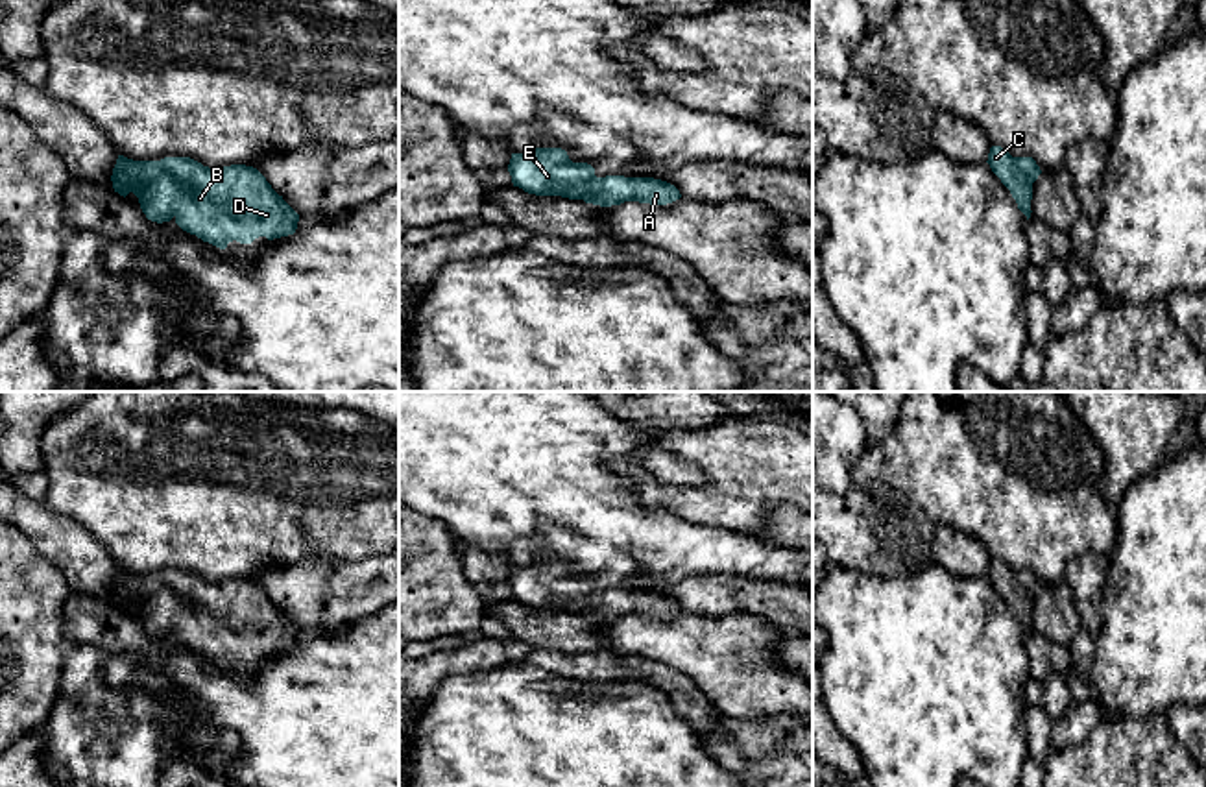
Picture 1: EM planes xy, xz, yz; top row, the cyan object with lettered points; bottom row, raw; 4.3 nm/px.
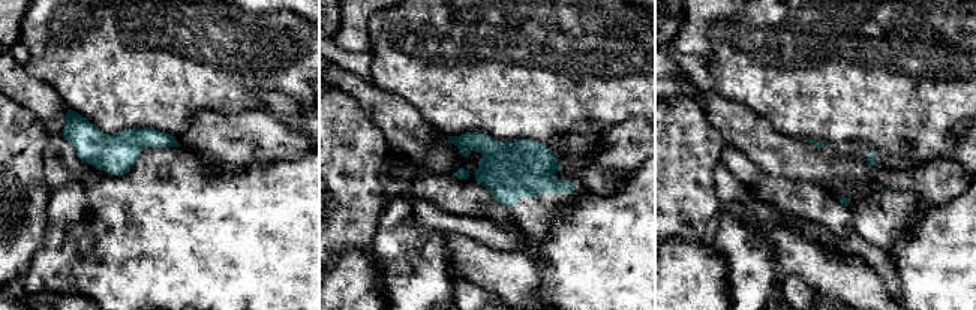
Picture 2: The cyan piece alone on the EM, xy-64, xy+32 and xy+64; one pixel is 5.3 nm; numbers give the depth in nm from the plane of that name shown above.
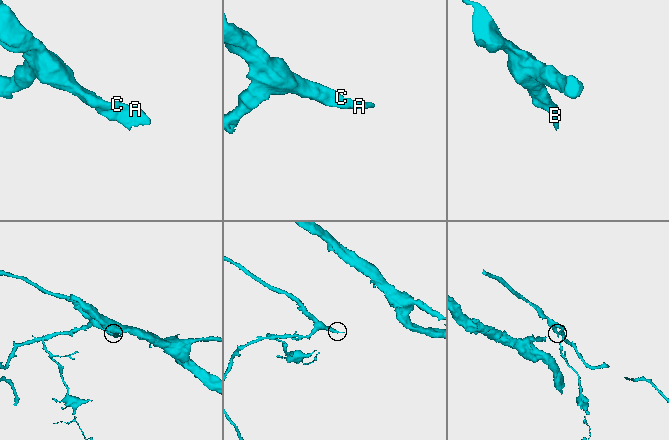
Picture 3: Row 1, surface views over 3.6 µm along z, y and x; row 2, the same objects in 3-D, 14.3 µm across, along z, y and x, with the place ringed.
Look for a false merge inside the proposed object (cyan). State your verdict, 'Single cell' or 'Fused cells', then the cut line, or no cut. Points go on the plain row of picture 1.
Single cell. No split

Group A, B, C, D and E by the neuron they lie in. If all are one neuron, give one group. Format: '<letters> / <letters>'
A B C D E

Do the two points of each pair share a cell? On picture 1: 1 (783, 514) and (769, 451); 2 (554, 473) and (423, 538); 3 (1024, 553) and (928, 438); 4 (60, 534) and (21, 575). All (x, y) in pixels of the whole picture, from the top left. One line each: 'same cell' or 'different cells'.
1: different cells
2: different cells
3: same cell
4: different cells

